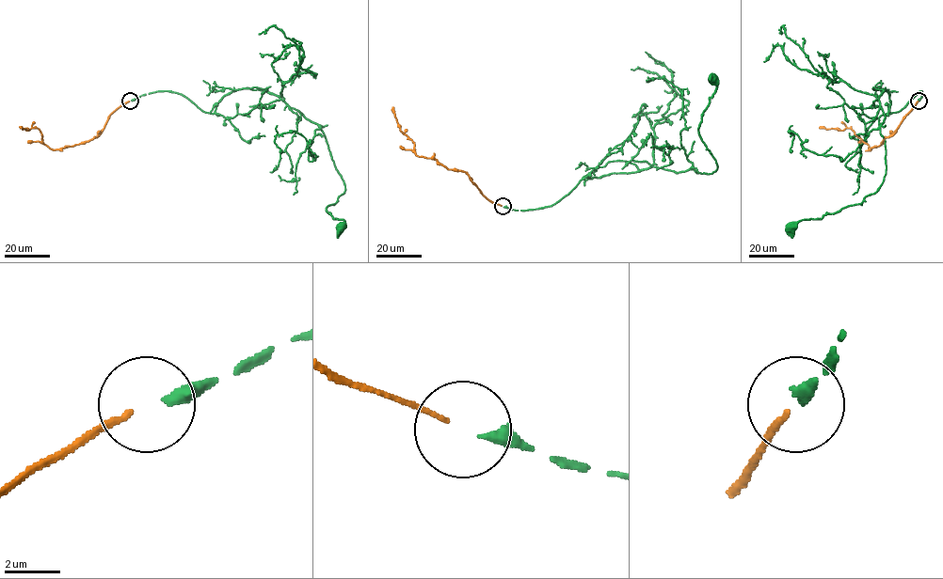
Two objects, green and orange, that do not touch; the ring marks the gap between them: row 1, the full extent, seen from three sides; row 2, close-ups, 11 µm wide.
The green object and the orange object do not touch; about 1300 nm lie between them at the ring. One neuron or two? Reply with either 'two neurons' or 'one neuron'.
one neuron

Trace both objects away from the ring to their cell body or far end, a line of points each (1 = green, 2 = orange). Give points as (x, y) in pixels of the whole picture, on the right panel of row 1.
1: (919, 101), (921, 91), (890, 114), (887, 90), (879, 97), (886, 172), (875, 192), (861, 203), (790, 226)
2: (918, 101), (897, 131), (879, 146), (871, 149), (851, 128), (839, 130), (820, 127)

